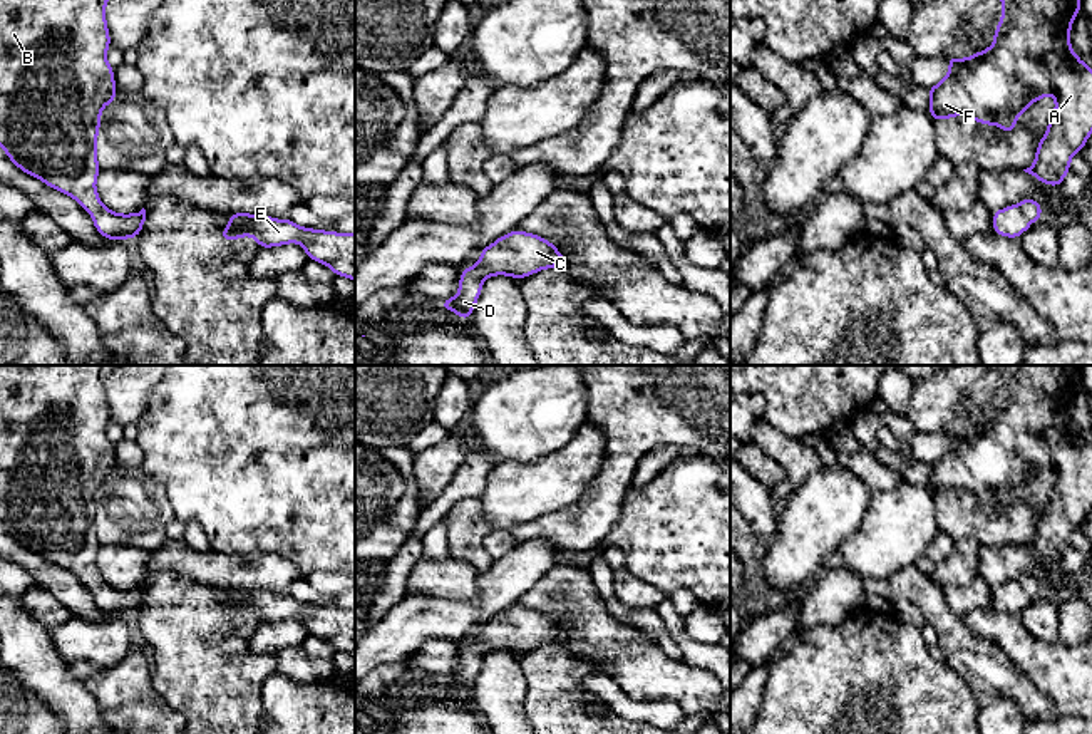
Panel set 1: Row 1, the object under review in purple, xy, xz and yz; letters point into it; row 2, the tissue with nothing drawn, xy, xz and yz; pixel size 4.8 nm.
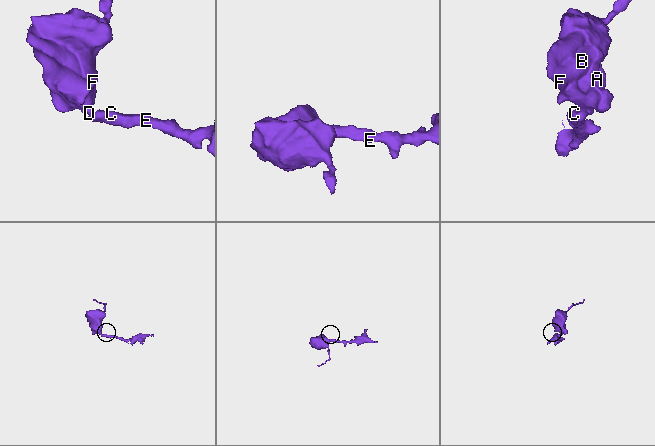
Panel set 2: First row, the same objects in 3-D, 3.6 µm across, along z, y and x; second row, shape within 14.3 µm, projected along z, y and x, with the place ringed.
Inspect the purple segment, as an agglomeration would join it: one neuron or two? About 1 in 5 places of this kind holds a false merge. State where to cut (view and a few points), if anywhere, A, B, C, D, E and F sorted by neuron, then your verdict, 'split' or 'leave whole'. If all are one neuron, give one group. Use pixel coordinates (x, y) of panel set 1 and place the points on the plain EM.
no cut; A B C D E F; leave whole

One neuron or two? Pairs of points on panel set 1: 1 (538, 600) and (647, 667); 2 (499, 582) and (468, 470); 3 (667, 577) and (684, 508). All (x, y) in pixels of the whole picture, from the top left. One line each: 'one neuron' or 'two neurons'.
1: one neuron
2: two neurons
3: one neuron

